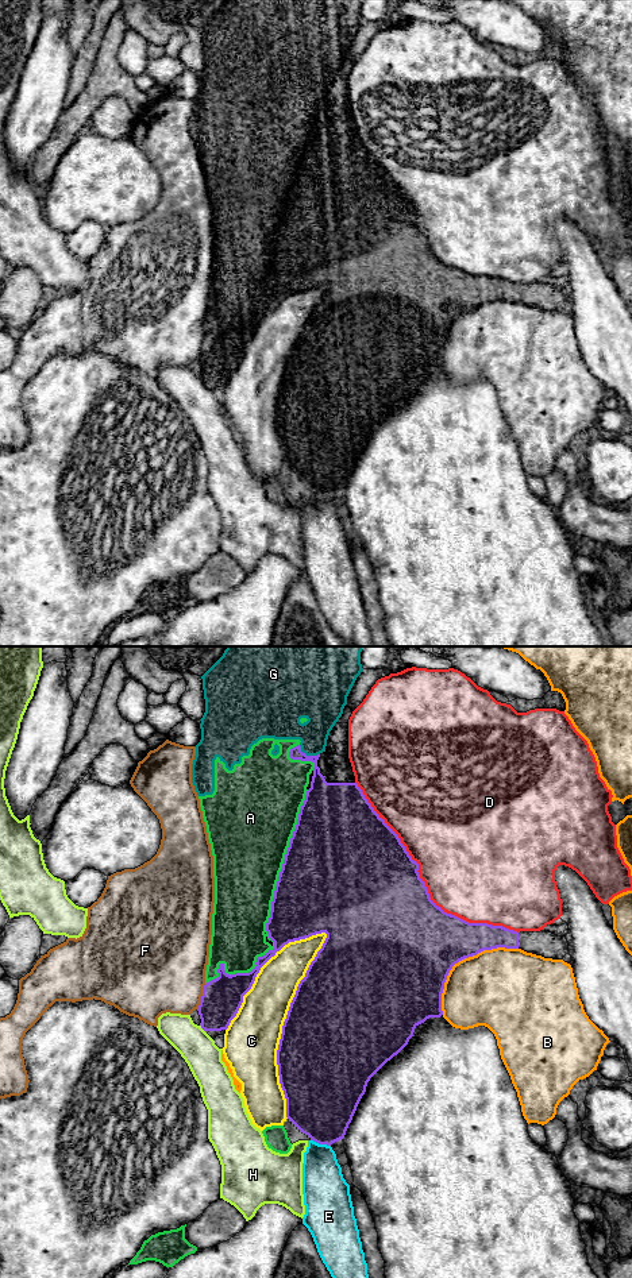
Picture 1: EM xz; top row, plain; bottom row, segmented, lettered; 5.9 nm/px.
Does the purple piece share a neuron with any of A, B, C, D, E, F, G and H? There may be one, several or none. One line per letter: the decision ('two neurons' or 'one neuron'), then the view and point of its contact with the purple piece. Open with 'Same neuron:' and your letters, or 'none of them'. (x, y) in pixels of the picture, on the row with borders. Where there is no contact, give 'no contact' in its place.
Same neuron: none of them
A: two neurons | xz (270, 912)
B: two neurons | xz (461, 960)
C: two neurons | xz (284, 1024)
D: two neurons | xz (424, 884)
E: two neurons | xz (320, 1143)
F: two neurons | xz (201, 996)
G: two neurons | xz (308, 756)
H: two neurons | xz (201, 1027)

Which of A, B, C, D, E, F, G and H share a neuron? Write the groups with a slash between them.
A G / B / C / D / E / F / H

